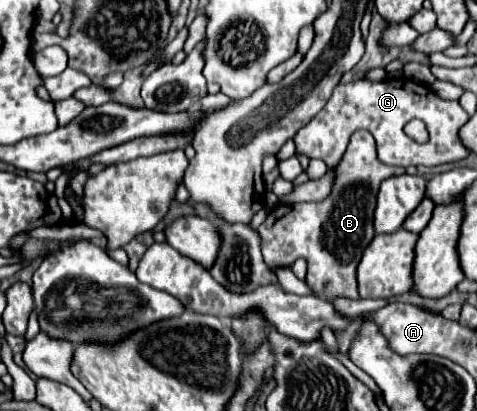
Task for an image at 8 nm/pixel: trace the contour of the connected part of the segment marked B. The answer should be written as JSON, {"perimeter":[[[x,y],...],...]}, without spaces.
{"perimeter":[[[357,131],[351,141],[349,147],[341,159],[341,163],[335,167],[335,179],[333,179],[333,189],[331,195],[327,195],[323,201],[315,201],[315,203],[295,203],[295,205],[279,205],[275,207],[265,223],[259,227],[259,237],[261,237],[261,253],[265,263],[275,269],[275,267],[289,267],[295,259],[303,257],[307,261],[307,277],[305,283],[309,285],[309,289],[313,291],[315,297],[321,297],[321,301],[333,303],[337,297],[345,297],[345,299],[359,299],[357,293],[357,265],[363,257],[365,247],[371,243],[371,239],[375,237],[375,229],[373,229],[373,211],[375,211],[375,197],[379,191],[381,181],[393,177],[393,175],[401,175],[405,173],[403,167],[391,167],[385,165],[377,159],[377,151],[375,151],[375,139],[373,135],[369,135],[367,131]]]}

